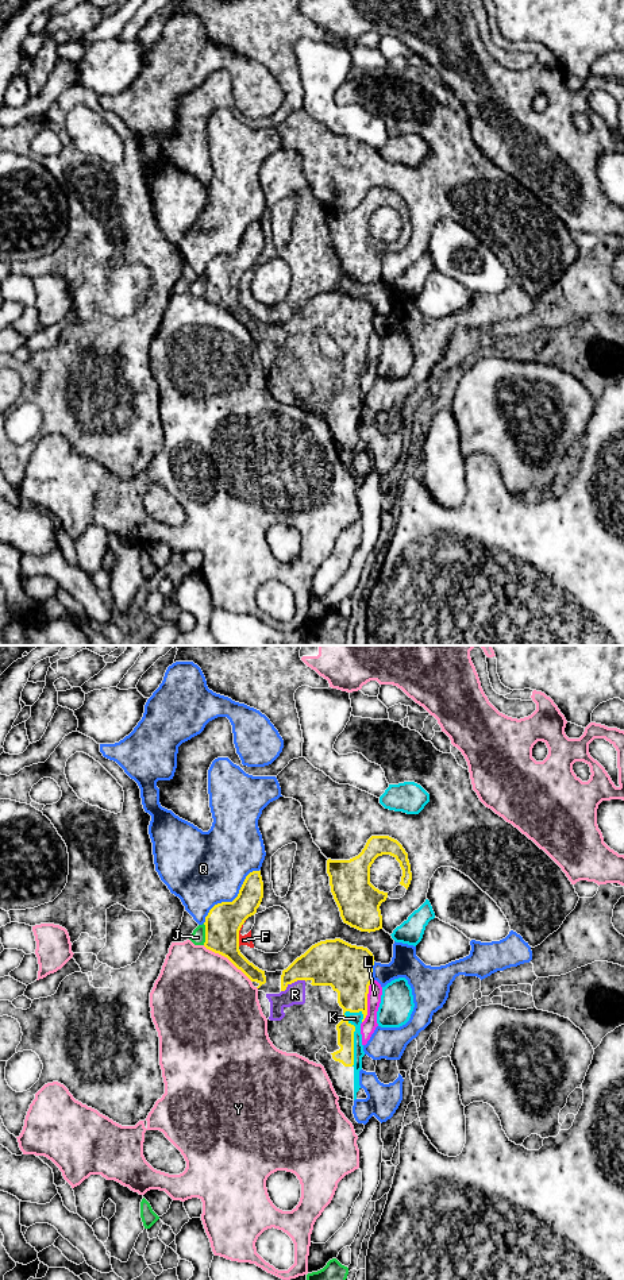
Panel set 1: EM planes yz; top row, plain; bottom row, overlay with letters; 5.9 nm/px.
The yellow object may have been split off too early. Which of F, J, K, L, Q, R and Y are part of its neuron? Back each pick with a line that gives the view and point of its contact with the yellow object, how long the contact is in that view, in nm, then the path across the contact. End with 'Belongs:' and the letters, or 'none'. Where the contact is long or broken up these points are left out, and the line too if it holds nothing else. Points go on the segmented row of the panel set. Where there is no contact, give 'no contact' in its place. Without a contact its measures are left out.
K: yz (354, 1030) | 340 nm
R: yz (293, 982) | 170 nm
Belongs: K, R

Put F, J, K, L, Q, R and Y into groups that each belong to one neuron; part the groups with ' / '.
F / J / K R / L / Q / Y

